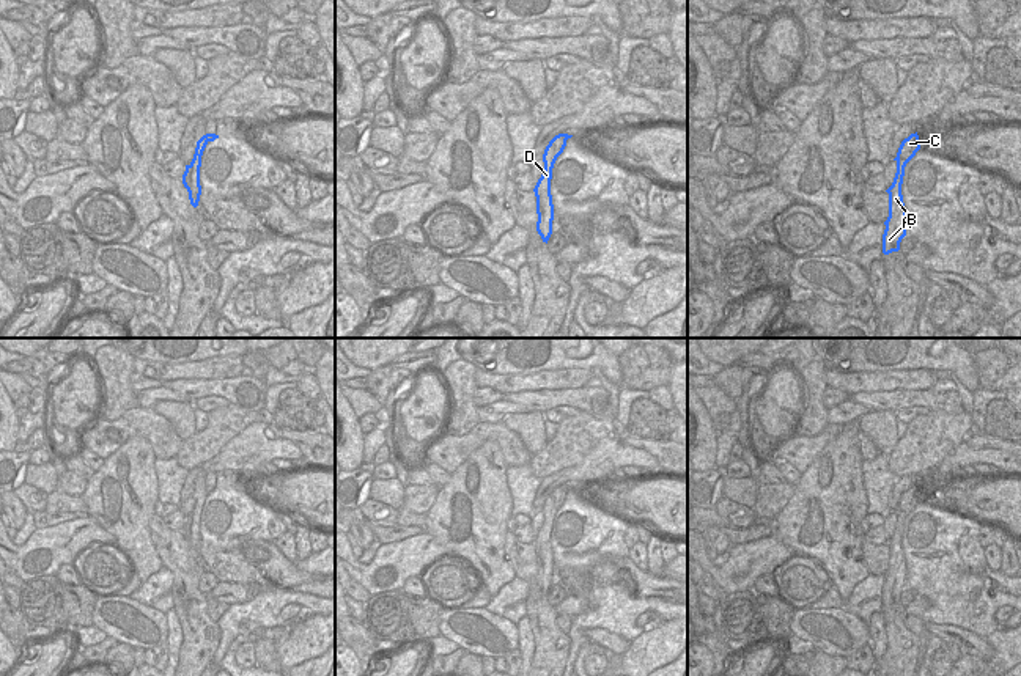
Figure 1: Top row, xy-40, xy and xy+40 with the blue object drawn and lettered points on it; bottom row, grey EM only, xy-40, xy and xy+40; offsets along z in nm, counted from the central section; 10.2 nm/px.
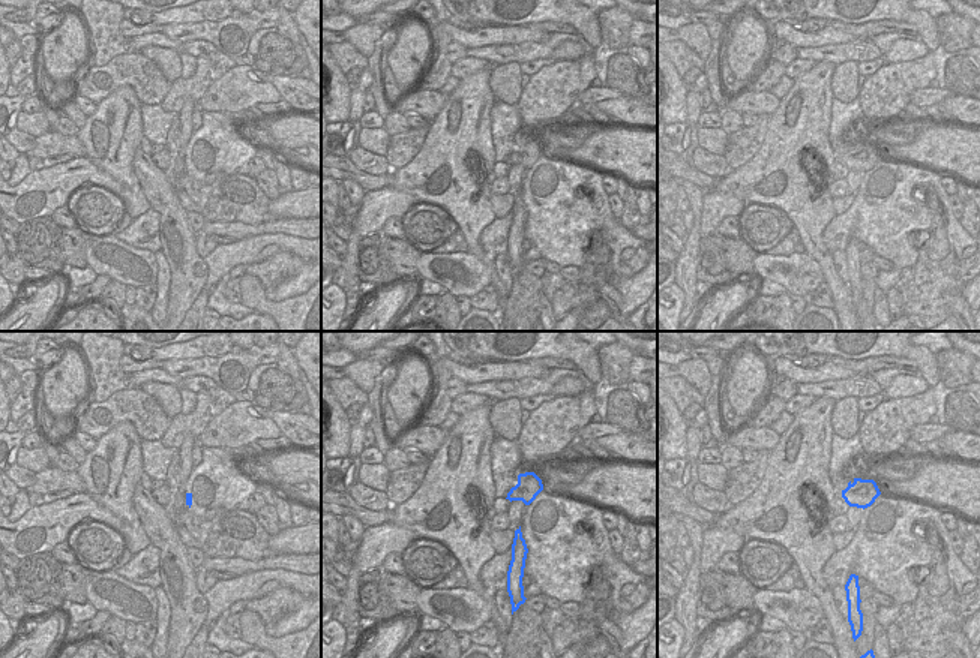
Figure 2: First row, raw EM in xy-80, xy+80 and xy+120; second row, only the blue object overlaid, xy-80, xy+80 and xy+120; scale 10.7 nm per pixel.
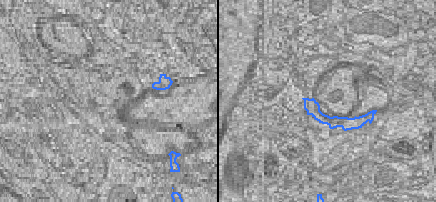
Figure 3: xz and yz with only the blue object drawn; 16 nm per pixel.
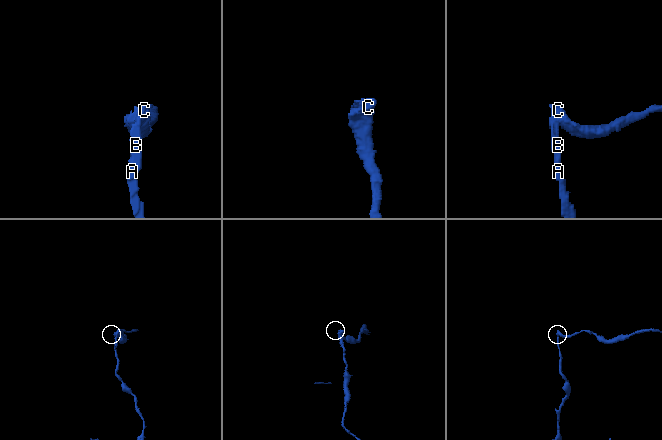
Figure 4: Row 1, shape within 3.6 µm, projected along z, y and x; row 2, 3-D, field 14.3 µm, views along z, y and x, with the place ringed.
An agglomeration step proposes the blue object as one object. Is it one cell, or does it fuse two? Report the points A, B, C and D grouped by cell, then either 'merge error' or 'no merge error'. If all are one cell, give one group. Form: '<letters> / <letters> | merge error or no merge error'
A B D / C | merge error

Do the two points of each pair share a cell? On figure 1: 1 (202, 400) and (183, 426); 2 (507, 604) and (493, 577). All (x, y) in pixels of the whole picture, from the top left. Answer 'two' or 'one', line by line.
1: two
2: two

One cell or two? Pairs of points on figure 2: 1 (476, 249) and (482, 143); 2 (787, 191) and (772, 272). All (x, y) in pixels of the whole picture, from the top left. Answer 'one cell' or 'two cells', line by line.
1: one cell
2: two cells

